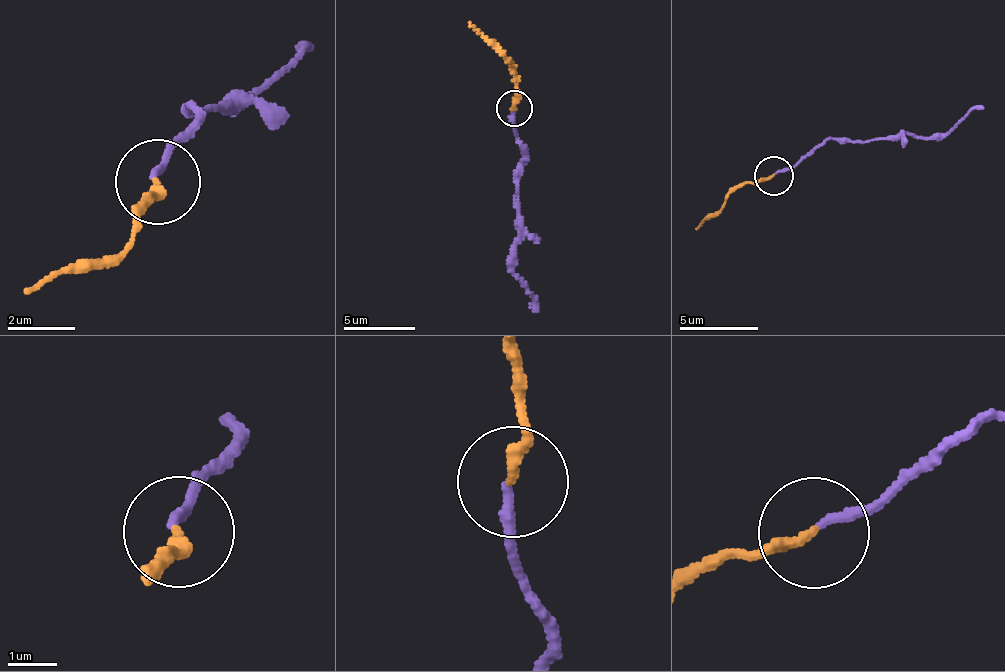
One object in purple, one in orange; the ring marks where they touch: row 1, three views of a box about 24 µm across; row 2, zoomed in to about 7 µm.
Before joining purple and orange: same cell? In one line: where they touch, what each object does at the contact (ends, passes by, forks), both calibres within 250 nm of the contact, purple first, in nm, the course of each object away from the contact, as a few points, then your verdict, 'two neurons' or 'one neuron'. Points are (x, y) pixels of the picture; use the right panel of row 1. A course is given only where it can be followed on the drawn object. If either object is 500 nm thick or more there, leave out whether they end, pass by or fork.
place (773, 175); purple ends; orange ends; calibres 200 and 220 nm; course purple (775, 173), (831, 141), (951, 132), (982, 104); course orange (774, 176), (743, 180), (724, 204), (695, 229); two neurons

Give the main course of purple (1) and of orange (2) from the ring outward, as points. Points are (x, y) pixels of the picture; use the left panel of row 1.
1: (152, 175), (191, 110), (247, 98), (313, 40)
2: (160, 184), (147, 191), (134, 241), (25, 291)

